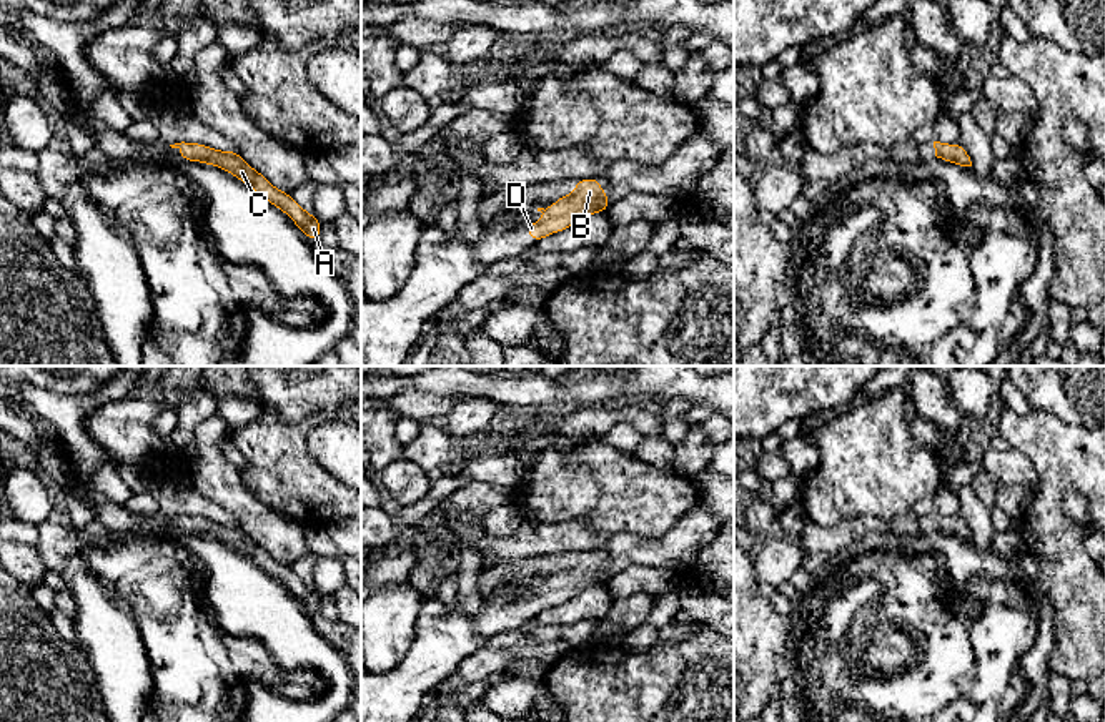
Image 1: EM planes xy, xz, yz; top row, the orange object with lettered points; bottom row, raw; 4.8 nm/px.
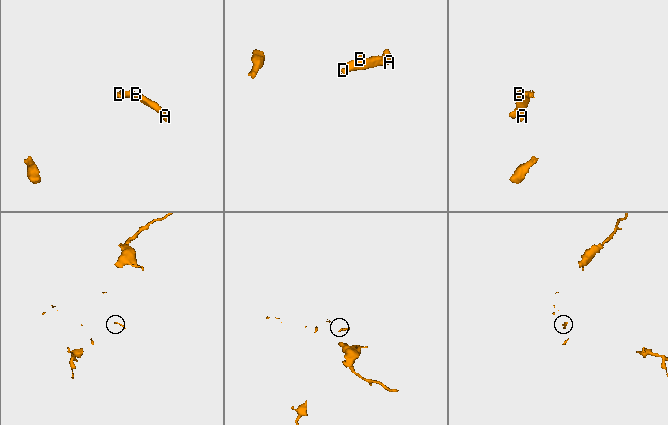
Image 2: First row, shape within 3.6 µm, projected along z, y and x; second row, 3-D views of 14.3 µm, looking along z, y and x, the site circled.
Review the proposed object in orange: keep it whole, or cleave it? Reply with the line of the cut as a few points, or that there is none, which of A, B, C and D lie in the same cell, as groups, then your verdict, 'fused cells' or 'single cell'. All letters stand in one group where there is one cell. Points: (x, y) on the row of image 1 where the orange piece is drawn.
no cut; A B C D; single cell

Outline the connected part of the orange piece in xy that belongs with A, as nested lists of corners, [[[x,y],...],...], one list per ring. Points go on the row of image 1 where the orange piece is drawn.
[[[175,143],[171,148],[181,151],[181,160],[201,161],[213,166],[220,166],[240,178],[243,183],[251,186],[260,196],[263,196],[271,205],[285,211],[298,228],[305,231],[310,241],[320,240],[321,225],[315,215],[306,213],[288,193],[275,188],[261,173],[253,170],[240,155],[233,150],[218,151],[215,148],[198,145],[198,143]]]

